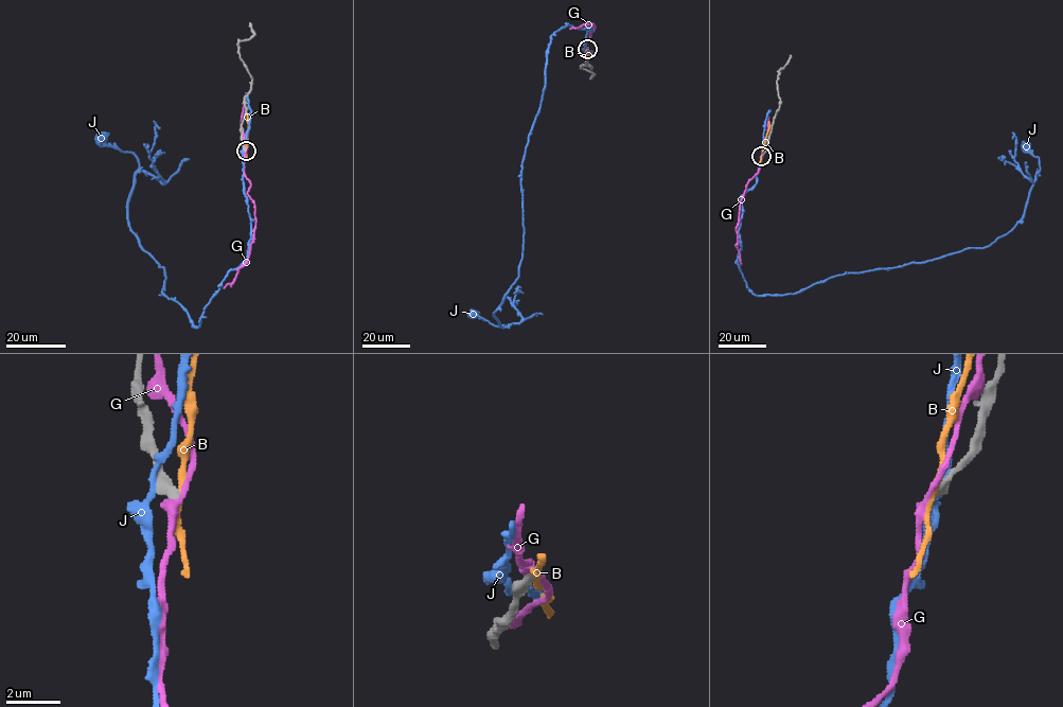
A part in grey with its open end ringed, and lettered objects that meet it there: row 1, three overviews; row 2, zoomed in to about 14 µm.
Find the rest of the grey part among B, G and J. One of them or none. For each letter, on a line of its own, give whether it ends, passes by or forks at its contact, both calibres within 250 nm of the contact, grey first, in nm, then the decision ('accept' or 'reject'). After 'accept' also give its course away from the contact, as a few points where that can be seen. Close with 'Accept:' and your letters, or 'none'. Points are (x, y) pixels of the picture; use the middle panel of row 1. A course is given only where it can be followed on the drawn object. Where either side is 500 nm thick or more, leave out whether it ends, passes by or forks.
B: it passes by; 440 nm thick on the grey side, 190 nm on the other; reject
G: it passes by; 440 nm thick on the grey side, 320 nm on the other; reject
J: it passes by; 480 nm thick on the grey side, 220 nm on the other; reject
Accept: none

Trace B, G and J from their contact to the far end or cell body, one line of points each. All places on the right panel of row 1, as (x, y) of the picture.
B: (761, 155), (768, 122)
G: (761, 155), (760, 170), (747, 183), (740, 201), (736, 229), (741, 265)
J: (763, 154), (741, 197), (737, 262), (757, 296), (989, 246), (1023, 216), (1040, 170), (1025, 146)

